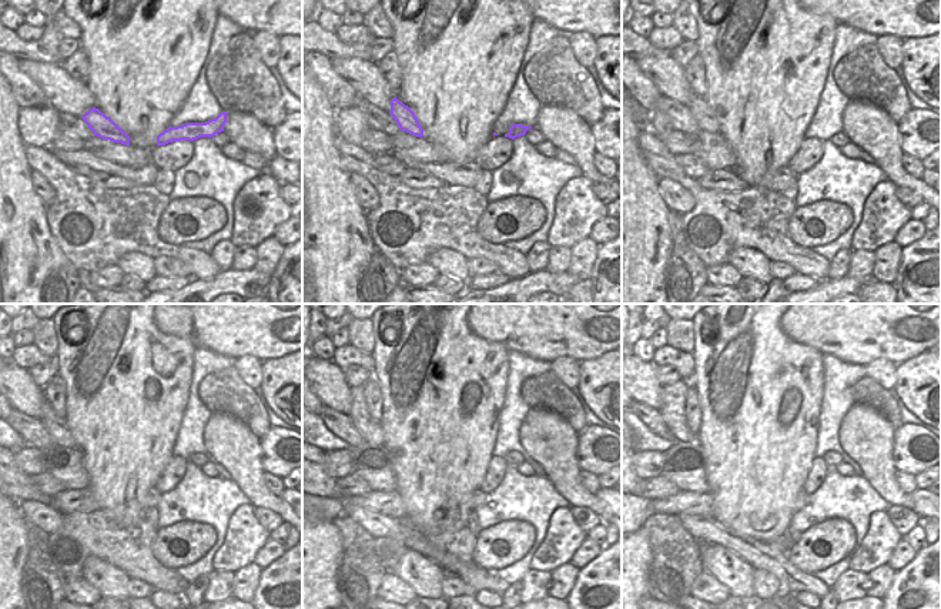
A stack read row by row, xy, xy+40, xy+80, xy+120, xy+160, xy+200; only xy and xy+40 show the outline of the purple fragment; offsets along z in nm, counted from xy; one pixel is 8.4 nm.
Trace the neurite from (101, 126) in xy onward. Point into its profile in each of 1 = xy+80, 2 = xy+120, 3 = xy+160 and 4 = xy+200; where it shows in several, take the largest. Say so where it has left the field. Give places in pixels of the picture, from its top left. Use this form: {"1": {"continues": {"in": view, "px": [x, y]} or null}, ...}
{"1": {"continues": {"in": "xy+80", "px": [705, 116]}}, "2": {"continues": {"in": "xy+120", "px": [56, 425]}}, "3": {"continues": {"in": "xy+160", "px": [371, 431]}}, "4": {"continues": {"in": "xy+200", "px": [673, 410]}}}

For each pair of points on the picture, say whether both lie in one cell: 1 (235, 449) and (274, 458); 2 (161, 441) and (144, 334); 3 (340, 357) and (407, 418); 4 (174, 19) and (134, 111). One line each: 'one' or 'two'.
1: two
2: one
3: two
4: one

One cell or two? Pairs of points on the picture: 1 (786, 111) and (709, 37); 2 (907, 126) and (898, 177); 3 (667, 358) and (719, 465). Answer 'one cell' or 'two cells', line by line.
1: one cell
2: two cells
3: two cells

